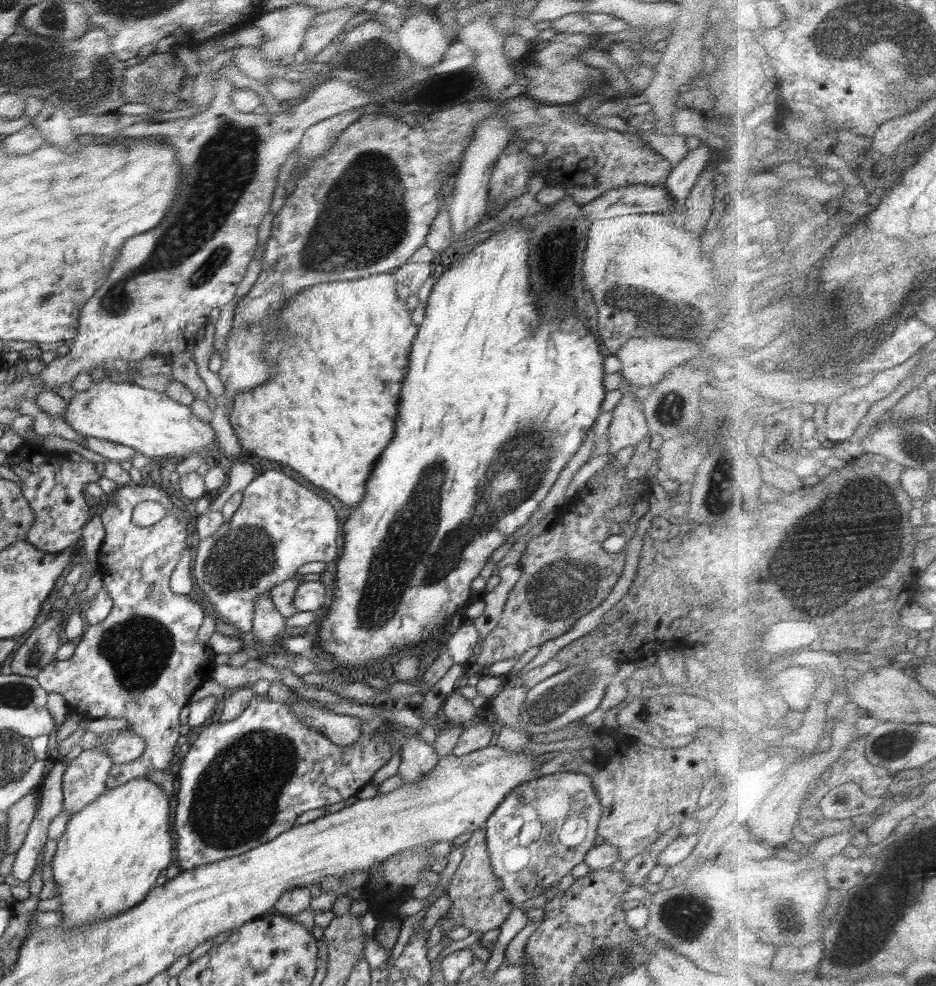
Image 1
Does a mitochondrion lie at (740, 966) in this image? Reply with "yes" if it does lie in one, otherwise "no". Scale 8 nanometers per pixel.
no

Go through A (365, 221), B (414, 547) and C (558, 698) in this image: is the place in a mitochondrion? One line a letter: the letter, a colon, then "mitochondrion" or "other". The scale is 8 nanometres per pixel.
A: mitochondrion
B: mitochondrion
C: mitochondrion

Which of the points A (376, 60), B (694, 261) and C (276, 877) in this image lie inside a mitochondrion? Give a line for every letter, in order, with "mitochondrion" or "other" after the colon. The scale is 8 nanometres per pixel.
A: mitochondrion
B: other
C: other

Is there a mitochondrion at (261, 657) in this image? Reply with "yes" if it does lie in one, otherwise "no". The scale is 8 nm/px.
no

